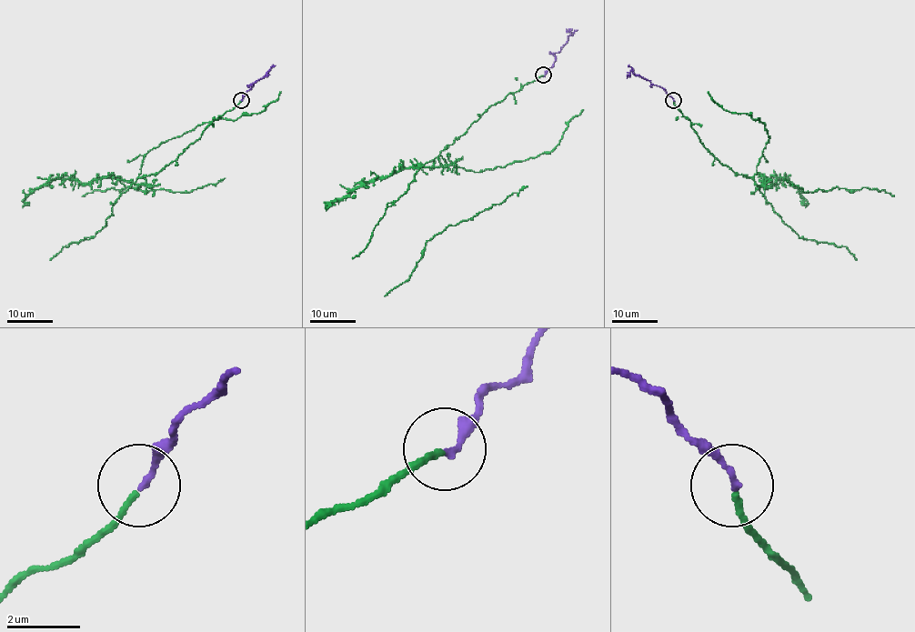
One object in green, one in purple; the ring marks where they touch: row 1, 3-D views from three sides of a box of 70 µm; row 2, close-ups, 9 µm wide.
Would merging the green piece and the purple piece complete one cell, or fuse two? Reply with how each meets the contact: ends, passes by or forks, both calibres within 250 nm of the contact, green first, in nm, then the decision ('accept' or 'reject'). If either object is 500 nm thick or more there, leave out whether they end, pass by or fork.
green ends | purple ends | 140/150 nm | reject

